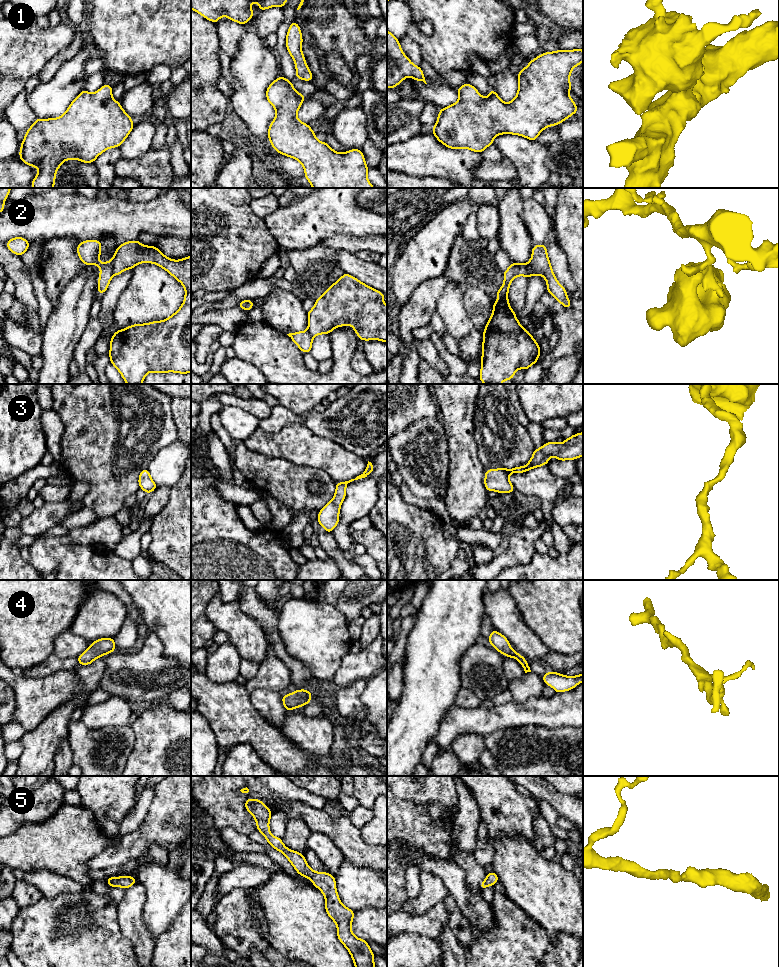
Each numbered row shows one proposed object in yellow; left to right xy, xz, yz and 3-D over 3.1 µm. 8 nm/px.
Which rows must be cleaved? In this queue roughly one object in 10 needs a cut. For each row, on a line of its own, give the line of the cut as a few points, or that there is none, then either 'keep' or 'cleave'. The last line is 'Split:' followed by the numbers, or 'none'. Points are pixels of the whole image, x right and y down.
1: cut none; keep
2: cut xy (115, 253), (113, 274); cleave
3: cut none; keep
4: cut none; keep
5: cut none; keep
Split: 2

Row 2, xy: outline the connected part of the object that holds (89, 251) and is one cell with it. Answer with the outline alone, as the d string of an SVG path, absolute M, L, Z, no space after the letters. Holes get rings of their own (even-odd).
M86 240L86 241L80 242L77 246L77 254L84 265L98 265L100 268L97 294L105 293L112 277L114 276L113 259L114 259L115 253L113 255L113 258L110 261L107 261L106 263L100 263L99 258L101 255L101 247L102 247L102 244L100 240Z

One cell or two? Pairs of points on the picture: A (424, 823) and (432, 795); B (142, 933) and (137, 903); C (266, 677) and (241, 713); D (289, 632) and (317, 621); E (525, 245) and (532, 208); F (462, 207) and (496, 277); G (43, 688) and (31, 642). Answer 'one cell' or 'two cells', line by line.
A: two cells
B: one cell
C: two cells
D: one cell
E: two cells
F: two cells
G: two cells

